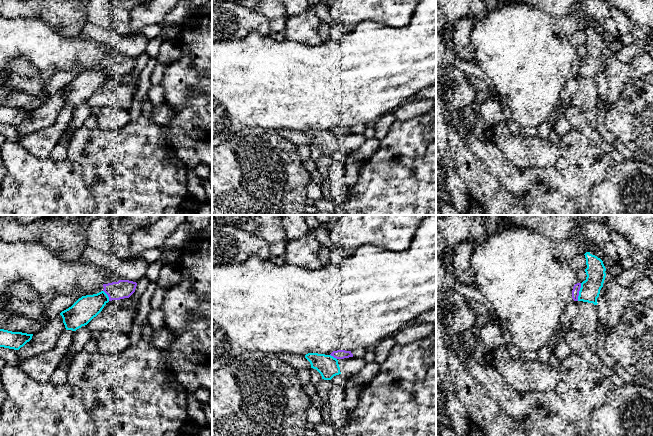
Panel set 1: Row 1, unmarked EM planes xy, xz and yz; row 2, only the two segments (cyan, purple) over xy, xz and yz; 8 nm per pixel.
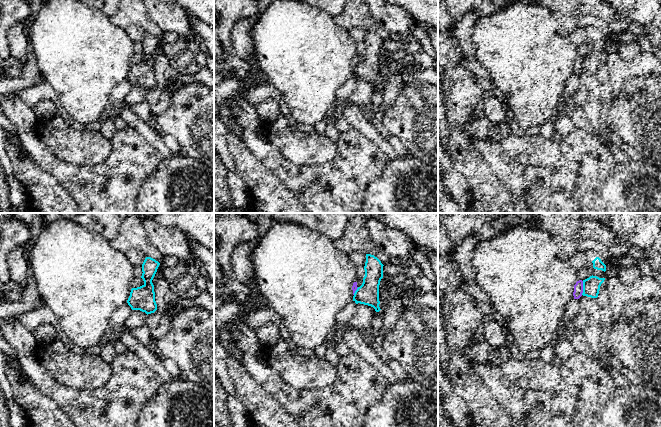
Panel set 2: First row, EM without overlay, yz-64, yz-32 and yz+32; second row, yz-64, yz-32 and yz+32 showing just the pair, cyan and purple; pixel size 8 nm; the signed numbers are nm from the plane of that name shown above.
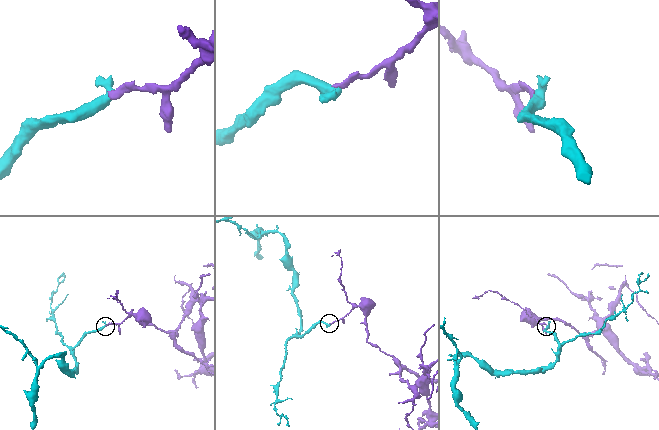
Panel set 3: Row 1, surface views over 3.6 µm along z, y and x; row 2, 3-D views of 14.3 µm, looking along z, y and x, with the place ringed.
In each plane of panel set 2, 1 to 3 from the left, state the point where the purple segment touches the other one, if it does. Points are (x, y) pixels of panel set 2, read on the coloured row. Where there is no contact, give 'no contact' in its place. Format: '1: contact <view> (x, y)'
1: no contact
2: contact yz-32 (355, 291)
3: contact yz+32 (583, 288)

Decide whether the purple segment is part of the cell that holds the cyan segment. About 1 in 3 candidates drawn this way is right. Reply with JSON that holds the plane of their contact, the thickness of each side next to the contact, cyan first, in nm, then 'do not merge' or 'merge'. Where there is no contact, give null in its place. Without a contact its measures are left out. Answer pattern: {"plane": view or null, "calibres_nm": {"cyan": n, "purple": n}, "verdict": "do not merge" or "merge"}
{"plane": "yz", "calibres_nm": {"cyan": 160, "purple": 60}, "verdict": "do not merge"}

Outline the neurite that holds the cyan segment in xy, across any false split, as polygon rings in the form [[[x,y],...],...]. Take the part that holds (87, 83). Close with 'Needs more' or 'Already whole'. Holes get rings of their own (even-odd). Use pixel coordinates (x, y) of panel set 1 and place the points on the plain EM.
[[[104,67],[82,72],[71,83],[60,89],[66,106],[76,107],[87,101],[108,78],[109,73]]]. Already whole

